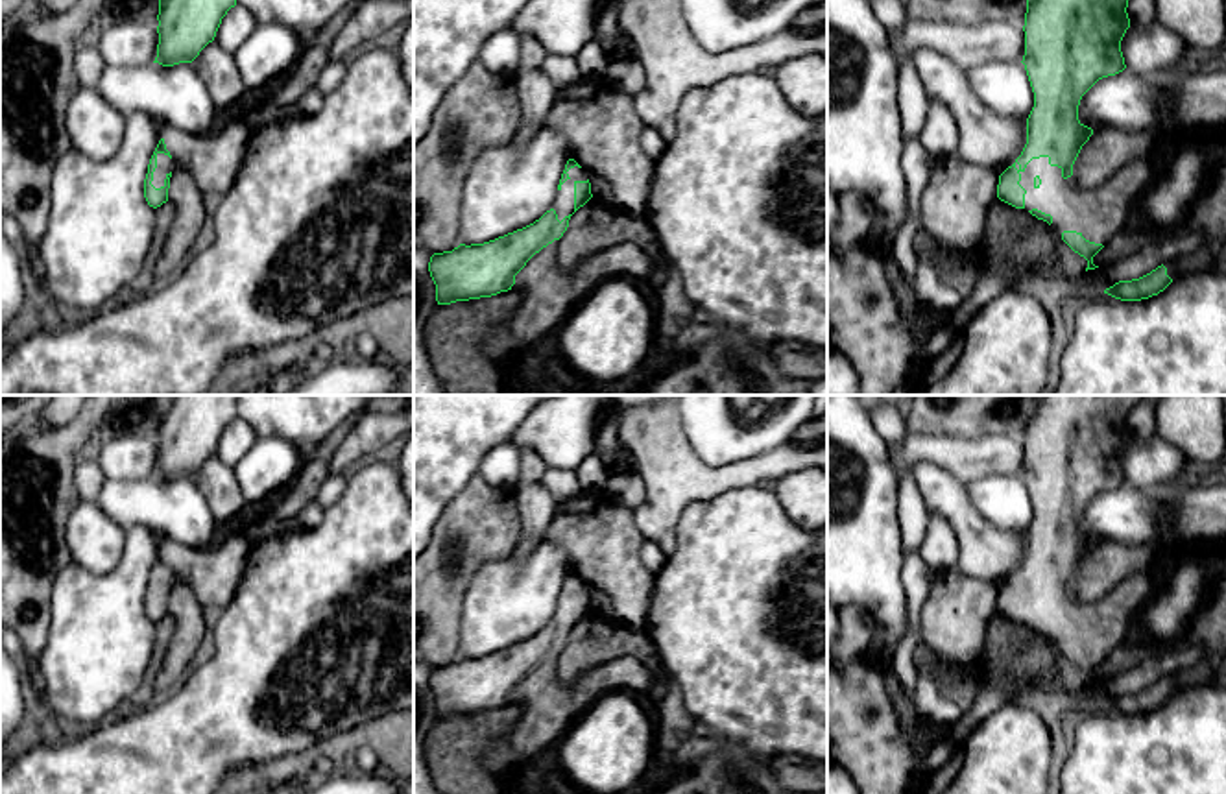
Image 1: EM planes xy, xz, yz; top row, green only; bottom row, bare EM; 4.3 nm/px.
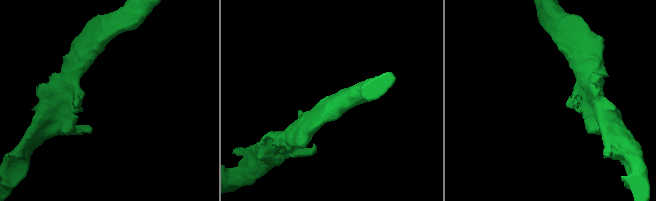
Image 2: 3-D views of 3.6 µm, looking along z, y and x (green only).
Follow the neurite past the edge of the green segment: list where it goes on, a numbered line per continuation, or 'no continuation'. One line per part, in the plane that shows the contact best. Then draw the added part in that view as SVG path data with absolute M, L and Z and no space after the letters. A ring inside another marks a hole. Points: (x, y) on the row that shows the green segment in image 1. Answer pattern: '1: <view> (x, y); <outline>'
1: yz (1099, 213); M1148 153L1119 166L1100 185L1082 188L1073 177L1064 179L1062 168L1051 166L1049 157L1040 157L1019 172L1019 185L1027 190L1025 211L1051 214L1051 225L1060 235L1076 231L1104 246L1124 227L1130 209L1161 168L1163 161Z

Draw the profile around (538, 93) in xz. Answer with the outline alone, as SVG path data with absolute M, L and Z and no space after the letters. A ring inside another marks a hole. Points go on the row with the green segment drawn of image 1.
M519 66L513 72L513 79L521 98L523 124L511 137L511 142L526 144L539 129L545 127L545 118L558 98L558 89L543 68L523 70Z

